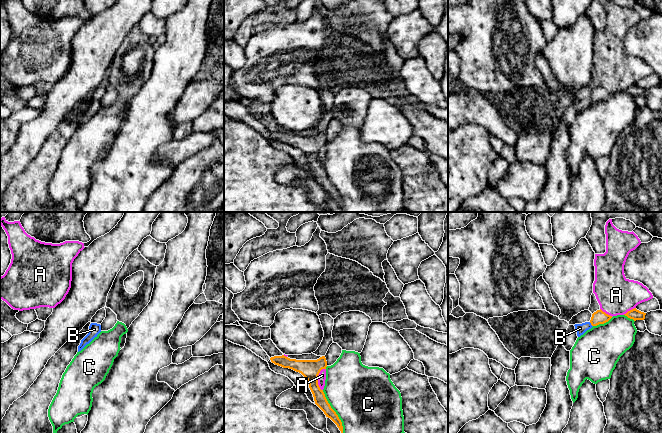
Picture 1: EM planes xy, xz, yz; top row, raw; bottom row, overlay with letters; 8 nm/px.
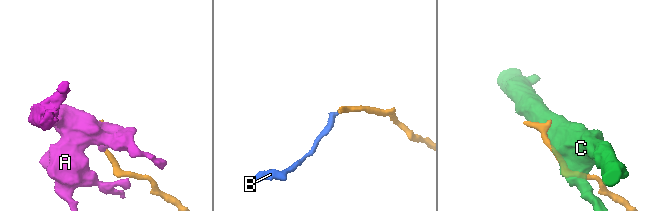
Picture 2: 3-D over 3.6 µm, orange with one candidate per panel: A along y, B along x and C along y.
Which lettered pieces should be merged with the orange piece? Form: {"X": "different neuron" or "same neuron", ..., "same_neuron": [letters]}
{"A": "different neuron", "B": "same neuron", "C": "different neuron", "same_neuron": ["B"]}

